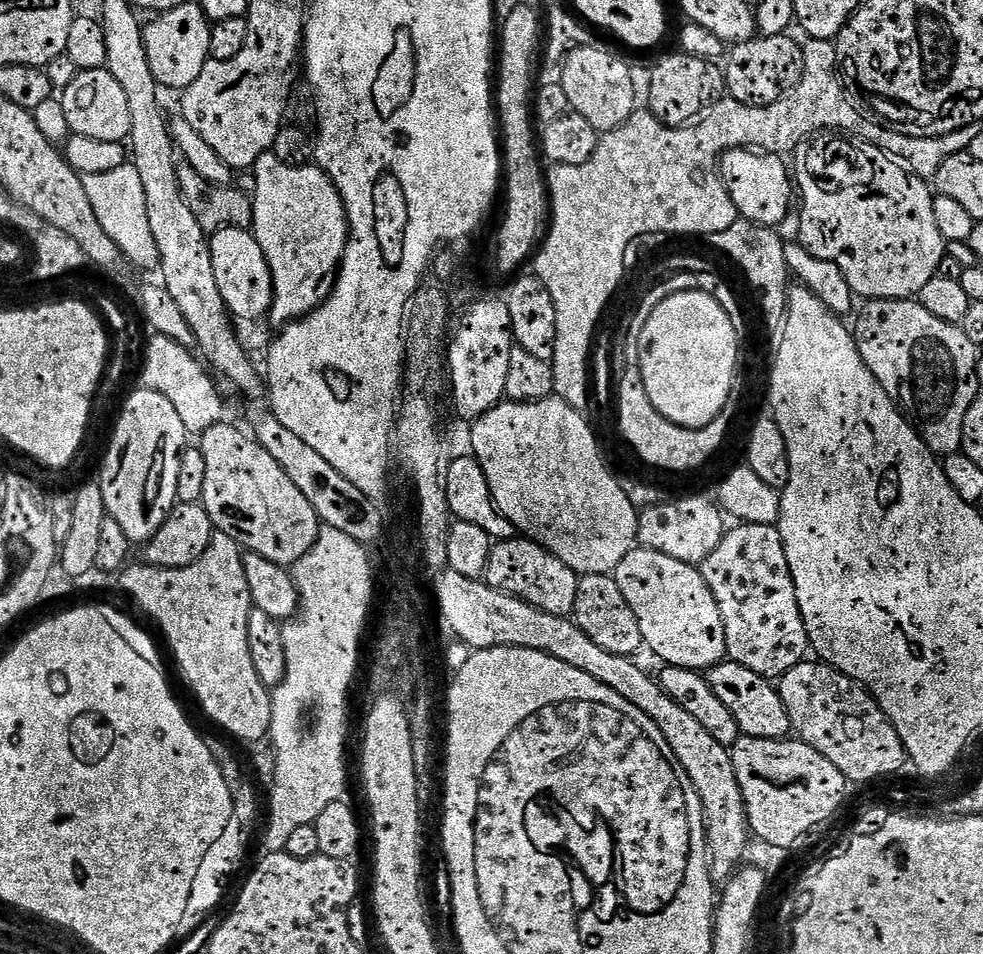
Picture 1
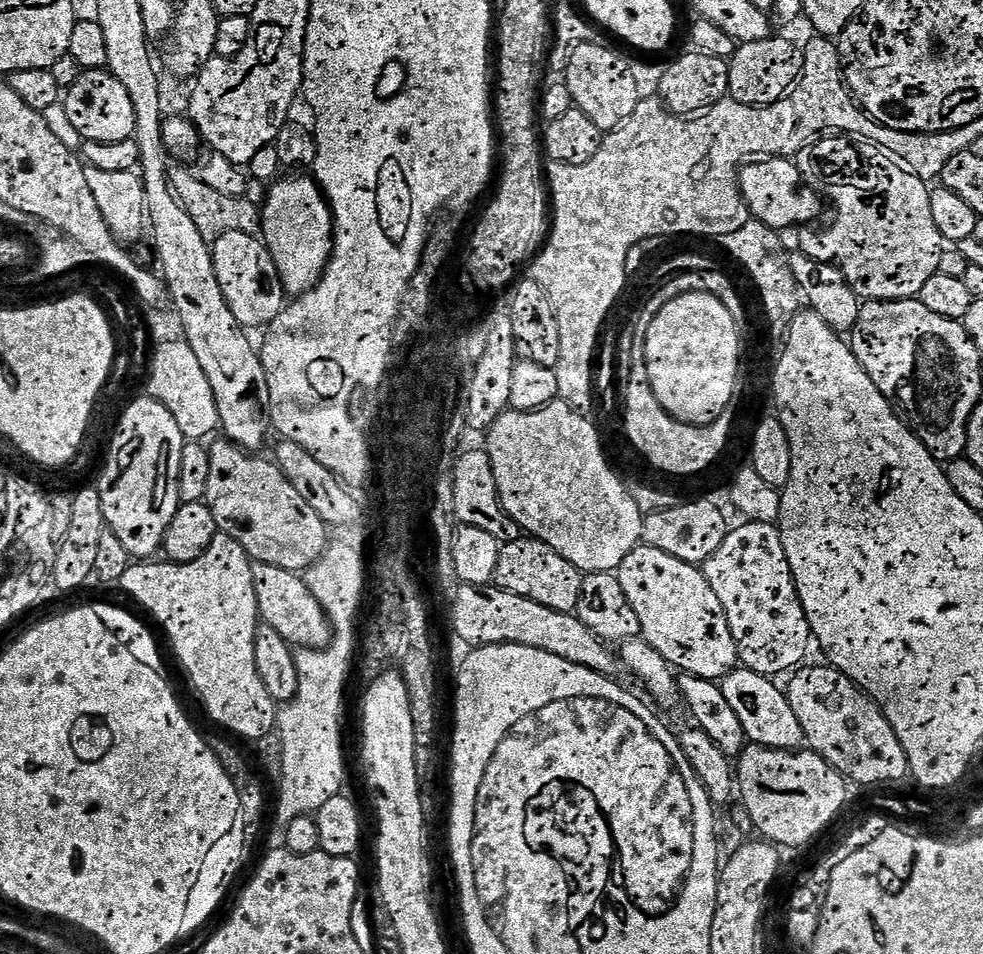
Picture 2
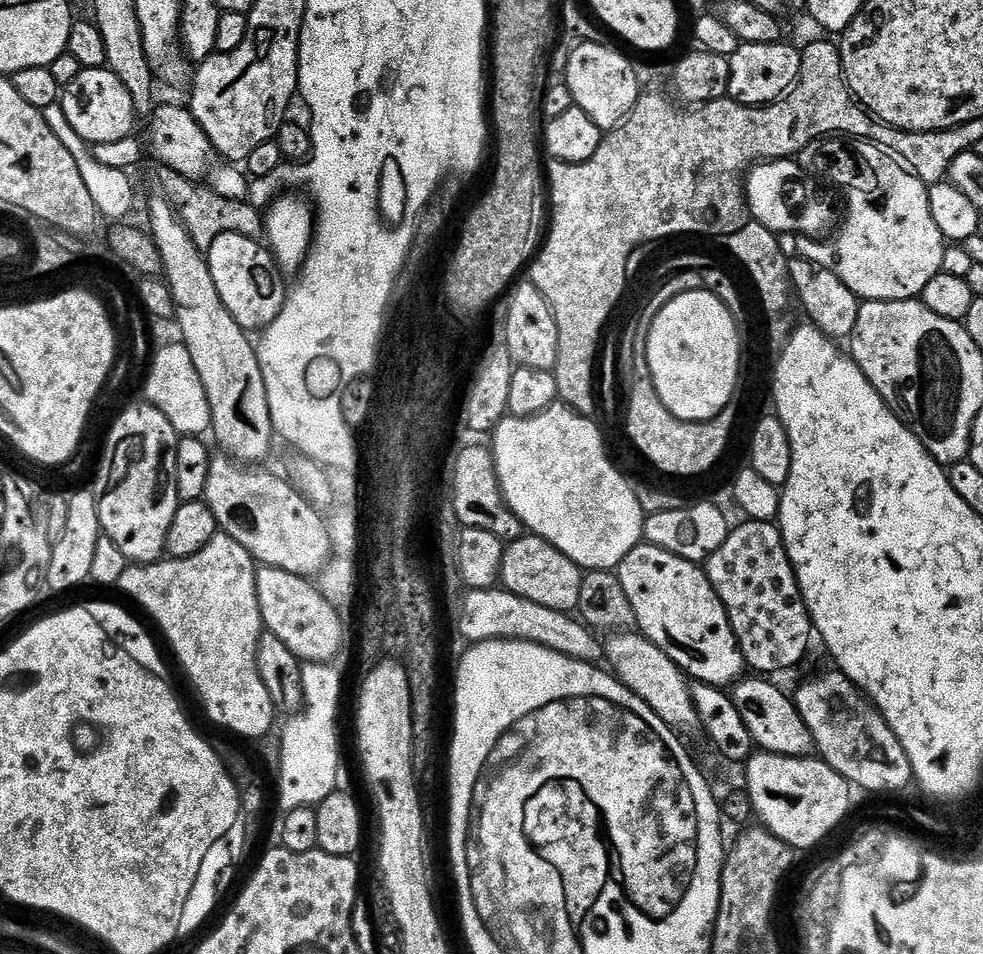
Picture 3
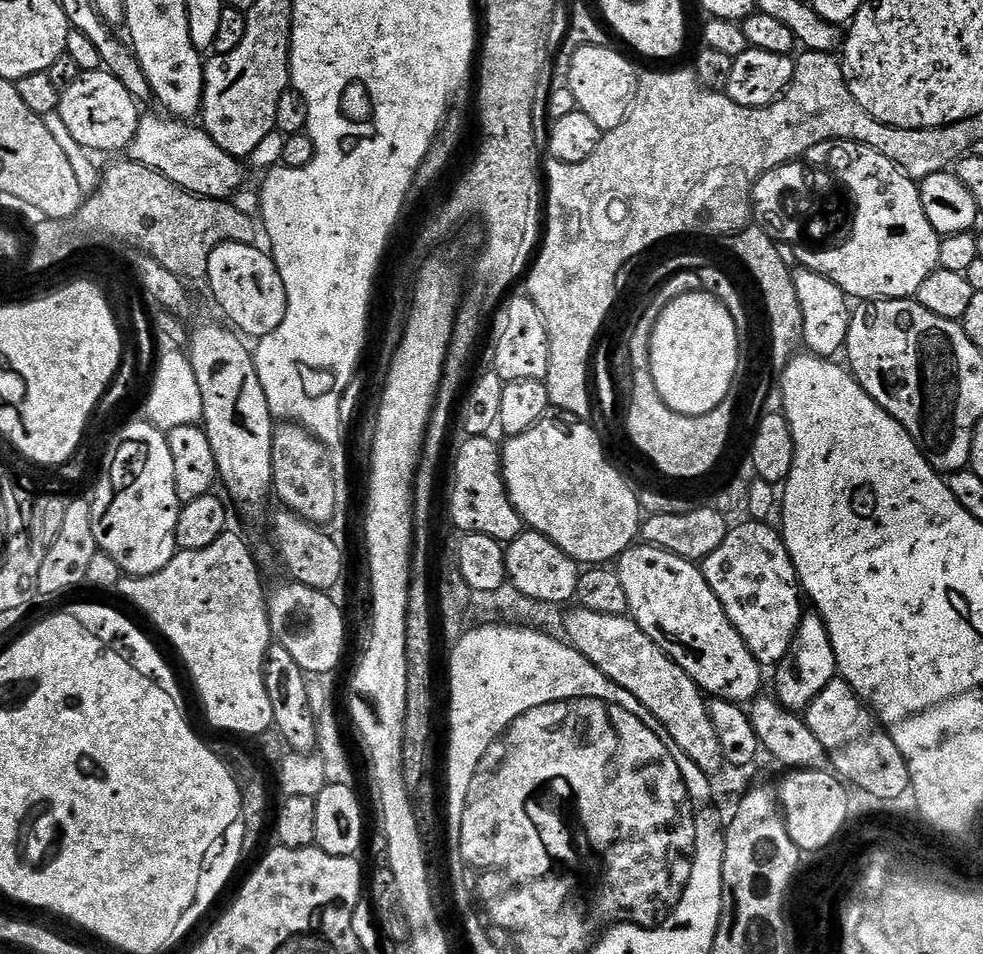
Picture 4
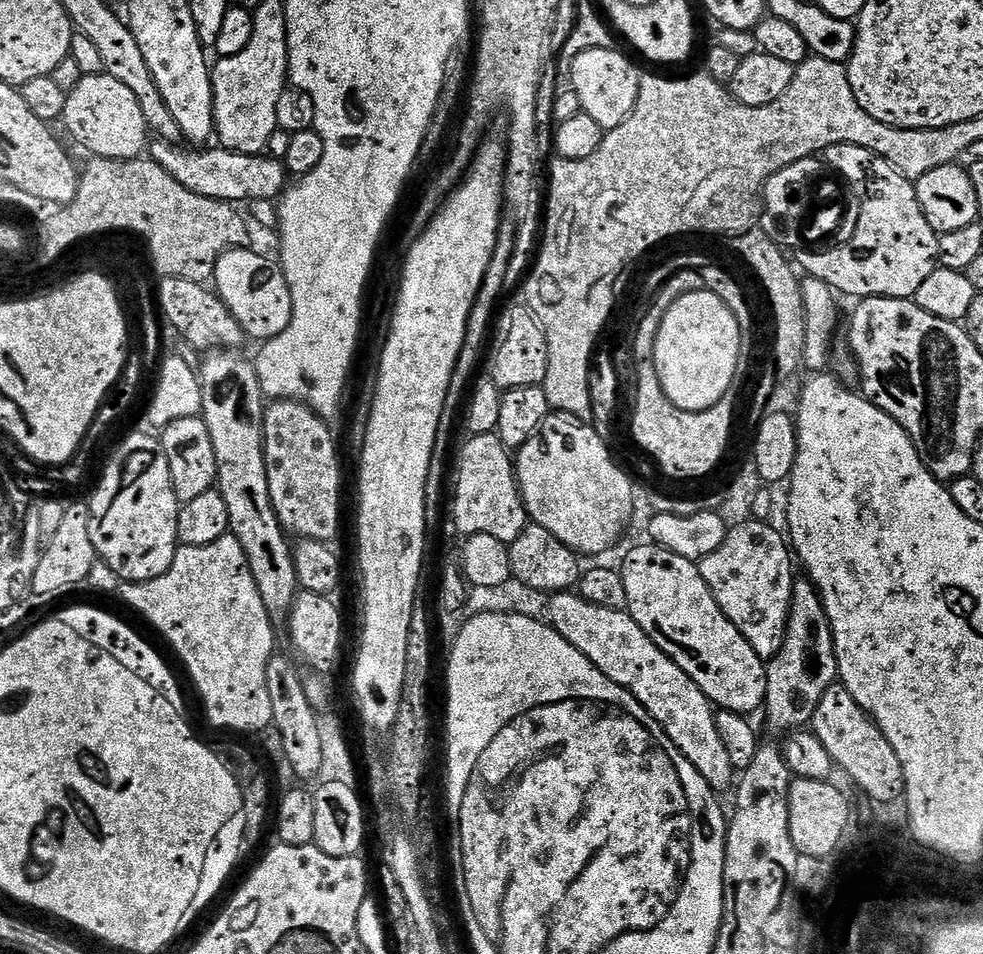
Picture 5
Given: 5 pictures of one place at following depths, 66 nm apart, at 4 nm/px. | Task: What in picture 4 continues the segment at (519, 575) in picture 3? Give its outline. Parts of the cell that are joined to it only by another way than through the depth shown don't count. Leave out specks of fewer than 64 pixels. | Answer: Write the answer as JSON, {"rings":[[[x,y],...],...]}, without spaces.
{"rings":[[[525,530],[521,536],[514,538],[505,547],[506,574],[508,583],[517,587],[528,598],[536,598],[543,602],[554,602],[567,605],[575,601],[578,590],[578,578],[581,565],[570,554],[566,554],[554,541],[540,532]]]}

